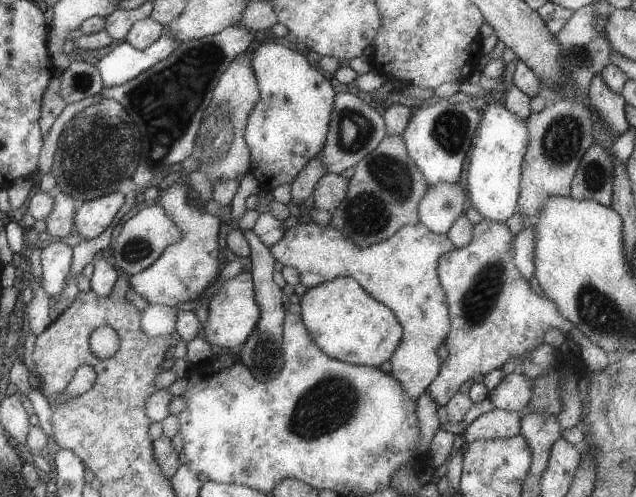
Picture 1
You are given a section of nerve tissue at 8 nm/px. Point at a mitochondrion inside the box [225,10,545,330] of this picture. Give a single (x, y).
(389, 180)

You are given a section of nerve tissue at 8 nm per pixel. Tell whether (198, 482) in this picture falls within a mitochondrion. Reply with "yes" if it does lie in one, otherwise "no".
no

